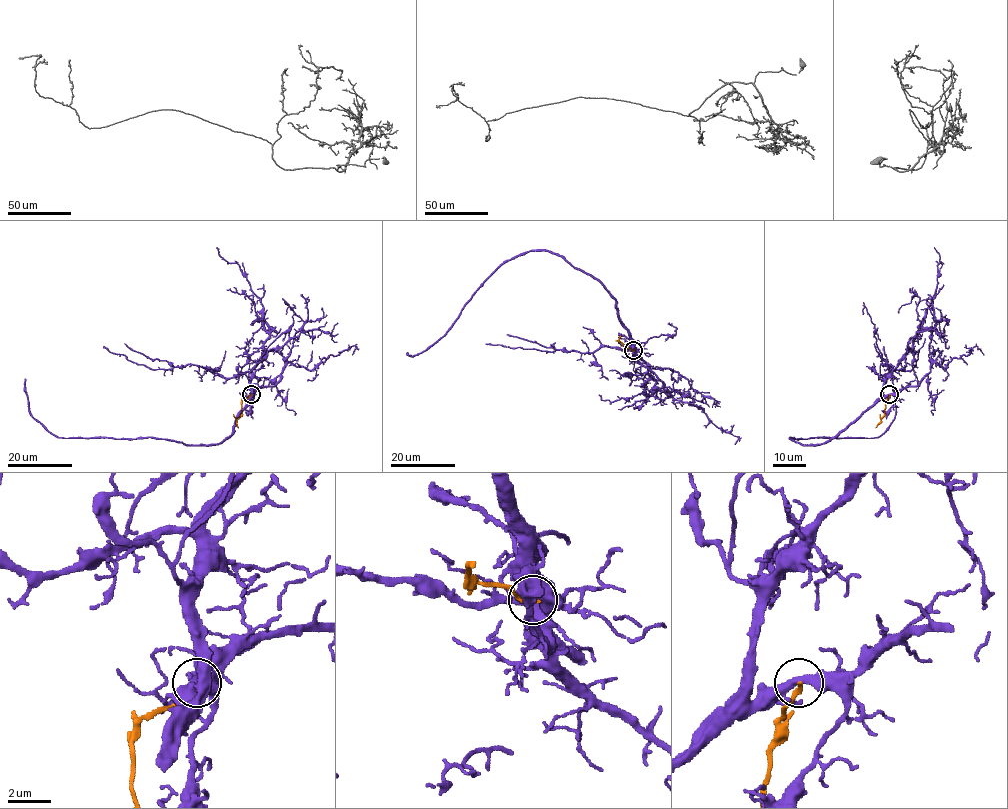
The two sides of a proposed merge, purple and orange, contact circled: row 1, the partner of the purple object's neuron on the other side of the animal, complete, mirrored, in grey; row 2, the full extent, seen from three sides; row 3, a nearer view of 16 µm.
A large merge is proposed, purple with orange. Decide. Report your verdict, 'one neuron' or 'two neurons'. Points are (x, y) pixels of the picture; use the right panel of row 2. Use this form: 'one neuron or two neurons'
two neurons

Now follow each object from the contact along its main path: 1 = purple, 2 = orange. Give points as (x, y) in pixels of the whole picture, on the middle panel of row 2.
1: (633, 350), (616, 300), (601, 283), (560, 256), (534, 250), (506, 260), (439, 338), (413, 356), (407, 352)
2: (633, 350), (619, 341), (620, 336)

